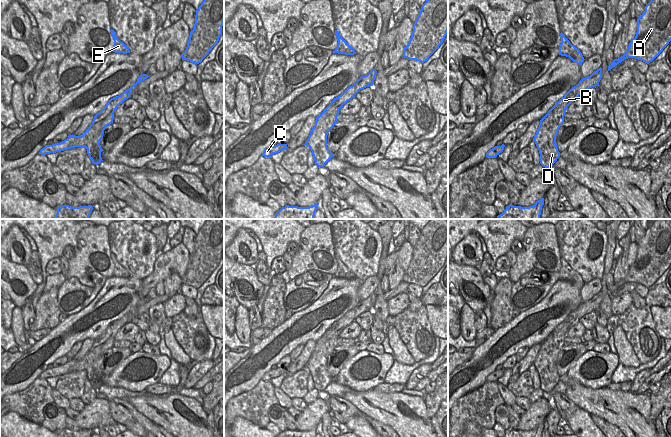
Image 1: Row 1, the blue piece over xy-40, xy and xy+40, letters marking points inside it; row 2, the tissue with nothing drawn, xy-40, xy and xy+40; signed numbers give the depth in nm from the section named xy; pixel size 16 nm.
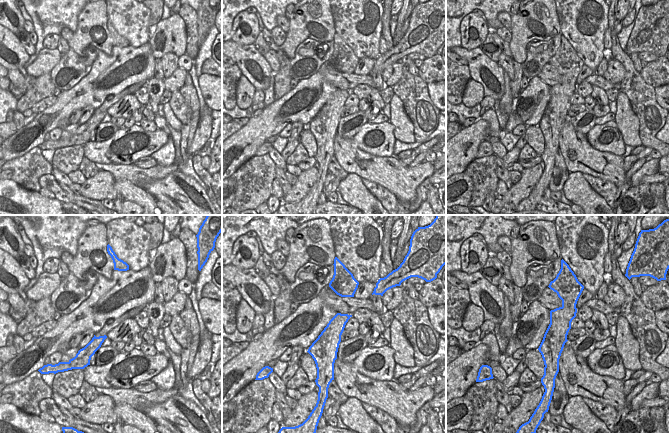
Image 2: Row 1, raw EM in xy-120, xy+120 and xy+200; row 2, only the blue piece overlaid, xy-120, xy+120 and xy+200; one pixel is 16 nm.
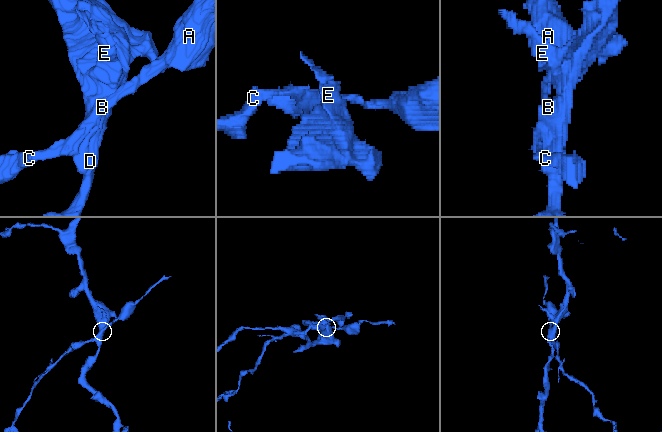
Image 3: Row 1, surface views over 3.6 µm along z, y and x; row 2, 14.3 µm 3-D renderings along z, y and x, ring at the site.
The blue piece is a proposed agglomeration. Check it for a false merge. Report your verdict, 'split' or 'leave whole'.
split

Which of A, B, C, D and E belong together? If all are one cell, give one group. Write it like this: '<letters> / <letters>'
A B D E / C

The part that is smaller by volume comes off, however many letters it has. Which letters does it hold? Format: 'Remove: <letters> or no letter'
Remove: C

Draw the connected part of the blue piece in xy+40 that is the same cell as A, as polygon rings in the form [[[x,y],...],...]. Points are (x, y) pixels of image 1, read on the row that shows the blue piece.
[[[651,0],[637,19],[635,38],[626,53],[614,59],[608,71],[628,58],[647,64],[652,62],[671,41],[671,0]]]

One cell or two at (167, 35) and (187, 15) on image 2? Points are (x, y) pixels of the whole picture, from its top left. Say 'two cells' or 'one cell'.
two cells

